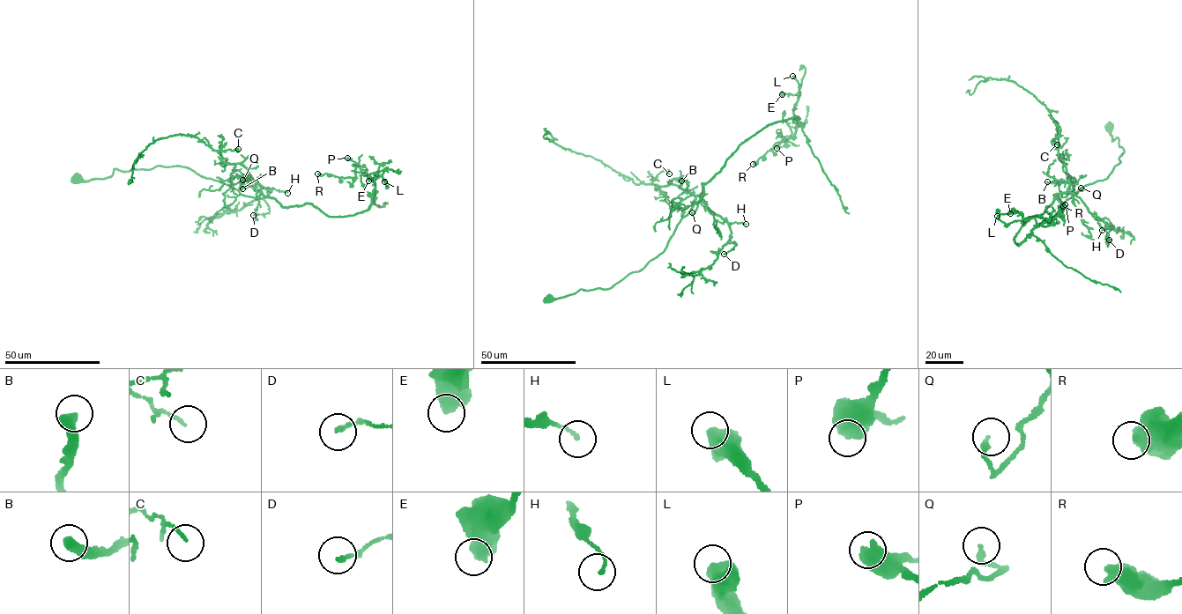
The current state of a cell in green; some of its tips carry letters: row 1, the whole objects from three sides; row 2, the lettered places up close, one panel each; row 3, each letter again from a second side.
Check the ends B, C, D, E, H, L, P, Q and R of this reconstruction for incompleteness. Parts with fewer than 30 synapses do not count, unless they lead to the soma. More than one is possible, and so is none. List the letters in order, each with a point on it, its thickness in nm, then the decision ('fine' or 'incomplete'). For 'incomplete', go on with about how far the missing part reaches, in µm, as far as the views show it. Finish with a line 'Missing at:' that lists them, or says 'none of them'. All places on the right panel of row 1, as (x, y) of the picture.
B: place (1047, 181); calibre 440 nm; incomplete; missing 70 µm
C: place (1057, 144); calibre 130 nm; fine
D: place (1109, 240); calibre 170 nm; fine
E: place (1010, 213); calibre 700 nm; fine
H: place (1102, 230); calibre 130 nm; fine
L: place (997, 216); calibre 700 nm; fine
P: place (1065, 204); calibre 600 nm; fine
Q: place (1081, 188); calibre 220 nm; fine
R: place (1063, 206); calibre 700 nm; fine
Missing at: B

